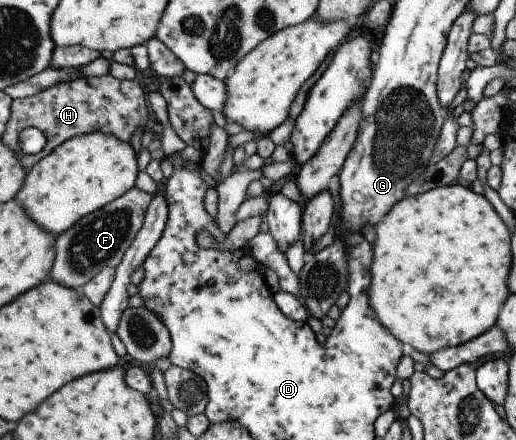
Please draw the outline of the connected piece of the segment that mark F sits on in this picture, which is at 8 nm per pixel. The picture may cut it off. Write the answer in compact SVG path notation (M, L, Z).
M134 187L118 200L87 214L67 232L58 236L55 251L56 256L60 254L60 258L56 258L56 264L52 268L52 280L67 287L78 288L95 279L104 269L116 269L120 266L137 234L142 230L147 210L154 197L154 194Z

